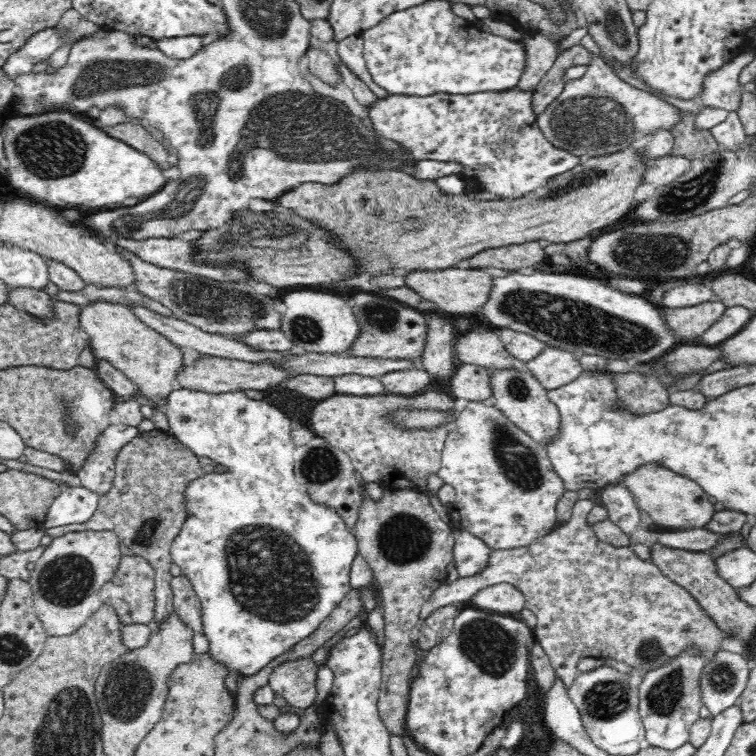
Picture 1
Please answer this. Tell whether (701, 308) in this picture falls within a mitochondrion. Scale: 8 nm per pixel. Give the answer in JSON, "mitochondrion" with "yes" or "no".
{"mitochondrion":"no"}

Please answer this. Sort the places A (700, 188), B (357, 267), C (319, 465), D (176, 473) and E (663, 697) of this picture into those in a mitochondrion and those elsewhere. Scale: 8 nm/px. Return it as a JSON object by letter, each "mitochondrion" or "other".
{"A":"mitochondrion","B":"other","C":"mitochondrion","D":"other","E":"mitochondrion"}

